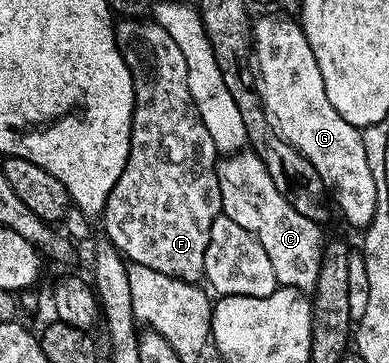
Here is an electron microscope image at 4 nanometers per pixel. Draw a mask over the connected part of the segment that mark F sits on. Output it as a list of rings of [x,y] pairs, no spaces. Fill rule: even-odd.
[[[125,17],[117,20],[114,28],[114,36],[118,42],[118,48],[124,59],[124,65],[132,75],[134,82],[134,120],[130,126],[130,143],[128,161],[125,163],[124,172],[121,173],[120,179],[116,181],[112,191],[109,193],[108,201],[105,203],[105,209],[102,214],[104,221],[103,234],[110,240],[118,251],[129,261],[134,261],[145,267],[150,267],[154,271],[172,276],[174,279],[180,279],[189,283],[199,282],[203,277],[204,252],[208,247],[208,238],[211,233],[212,222],[222,212],[222,194],[220,193],[217,161],[220,153],[215,149],[215,142],[212,141],[212,135],[209,133],[207,126],[202,123],[197,109],[192,101],[192,93],[188,89],[188,67],[184,65],[184,53],[176,46],[176,41],[164,33],[164,29],[159,23],[151,21],[149,18],[128,19]]]

